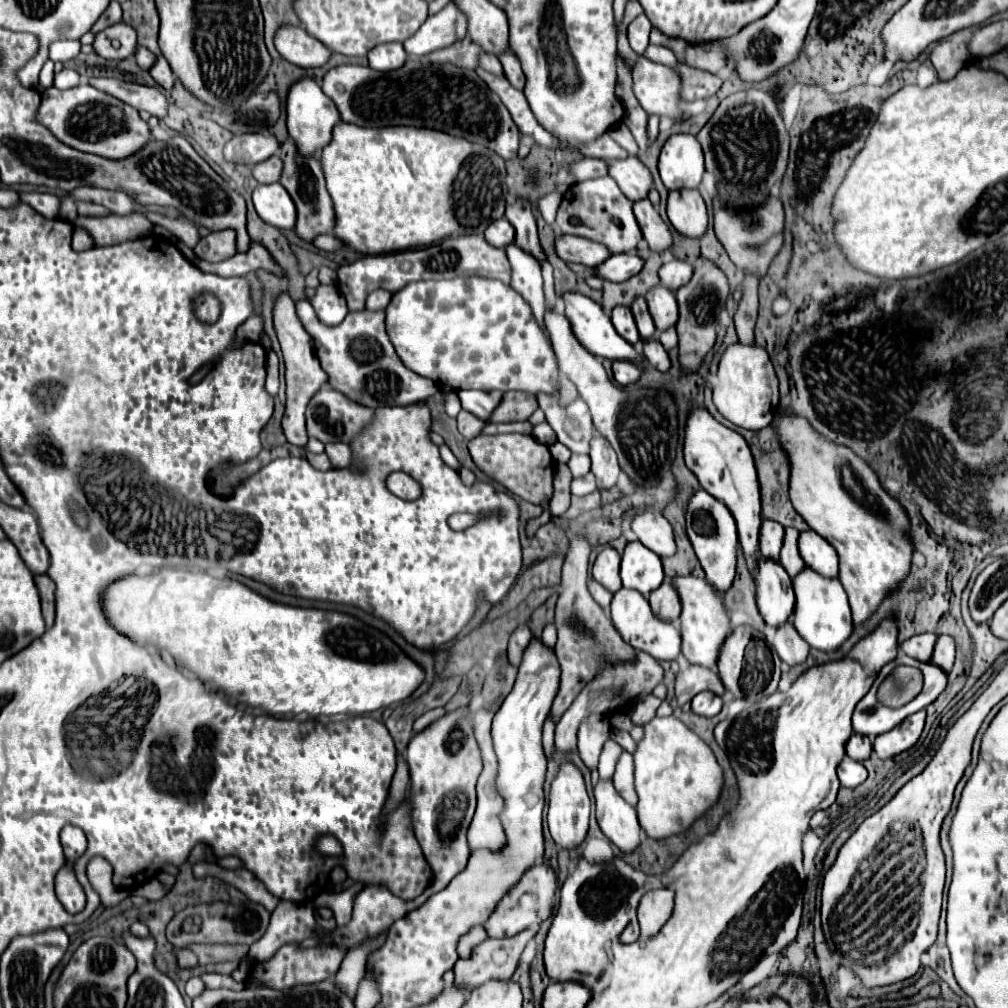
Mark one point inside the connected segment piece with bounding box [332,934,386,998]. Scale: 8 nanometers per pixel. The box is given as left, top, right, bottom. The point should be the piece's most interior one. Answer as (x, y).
(353, 967)

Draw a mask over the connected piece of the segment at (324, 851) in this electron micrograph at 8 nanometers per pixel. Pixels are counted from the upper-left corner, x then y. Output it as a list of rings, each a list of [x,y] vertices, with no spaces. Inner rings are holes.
[[[322,836],[322,838],[318,838],[316,850],[320,854],[327,856],[338,856],[338,854],[342,854],[342,846],[340,846],[340,842],[334,836]]]

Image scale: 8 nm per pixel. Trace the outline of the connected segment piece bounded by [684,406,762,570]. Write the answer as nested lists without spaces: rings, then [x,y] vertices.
[[[692,406],[684,426],[684,460],[686,460],[686,466],[692,472],[696,472],[700,486],[706,492],[710,492],[714,498],[722,500],[732,512],[738,524],[738,542],[750,564],[750,570],[754,570],[760,558],[758,538],[760,538],[762,518],[760,518],[760,488],[758,488],[754,458],[750,454],[746,440],[738,432],[714,420],[714,416],[706,408]]]

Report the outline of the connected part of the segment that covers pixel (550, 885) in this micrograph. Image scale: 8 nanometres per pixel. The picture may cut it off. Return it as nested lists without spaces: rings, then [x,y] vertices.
[[[540,862],[540,864],[532,866],[522,876],[522,880],[502,898],[496,912],[486,922],[484,928],[486,928],[488,936],[490,938],[510,938],[510,936],[516,936],[518,932],[526,930],[532,924],[544,922],[552,912],[550,900],[552,900],[554,892],[556,892],[556,874],[554,874],[554,870],[546,862]]]

